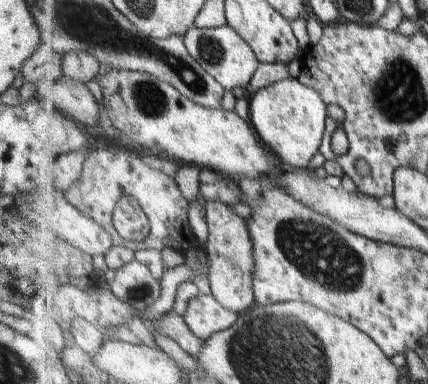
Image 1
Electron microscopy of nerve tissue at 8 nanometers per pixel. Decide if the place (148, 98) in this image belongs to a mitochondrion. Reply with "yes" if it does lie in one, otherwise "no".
yes

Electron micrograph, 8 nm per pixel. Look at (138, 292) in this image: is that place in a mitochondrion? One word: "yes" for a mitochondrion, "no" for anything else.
yes

